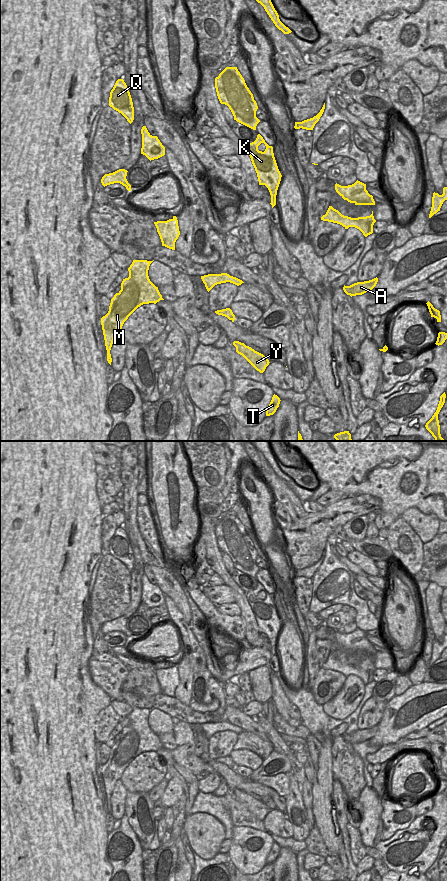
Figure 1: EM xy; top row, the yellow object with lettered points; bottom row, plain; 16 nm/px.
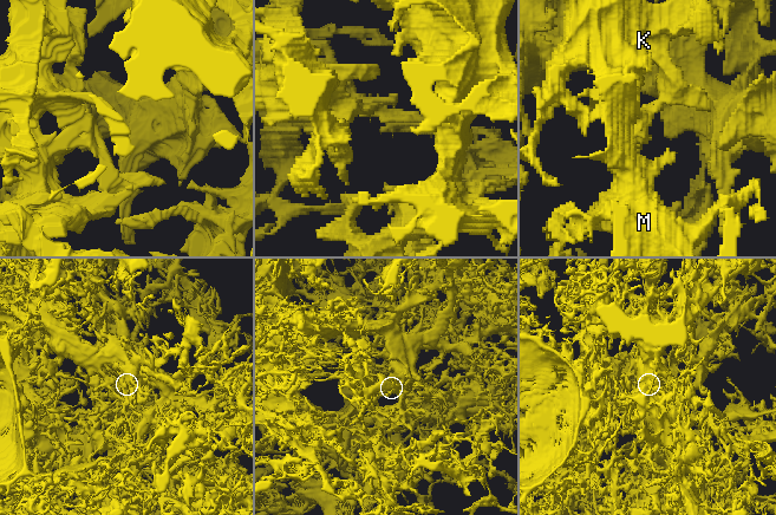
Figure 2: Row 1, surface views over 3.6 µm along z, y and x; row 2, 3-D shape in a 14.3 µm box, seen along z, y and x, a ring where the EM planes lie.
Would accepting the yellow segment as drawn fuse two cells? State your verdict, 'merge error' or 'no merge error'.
merge error

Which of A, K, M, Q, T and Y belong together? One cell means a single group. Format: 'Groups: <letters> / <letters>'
Groups: A K M Q T / Y.

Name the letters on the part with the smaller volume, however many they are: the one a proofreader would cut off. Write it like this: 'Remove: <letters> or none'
Remove: Y

